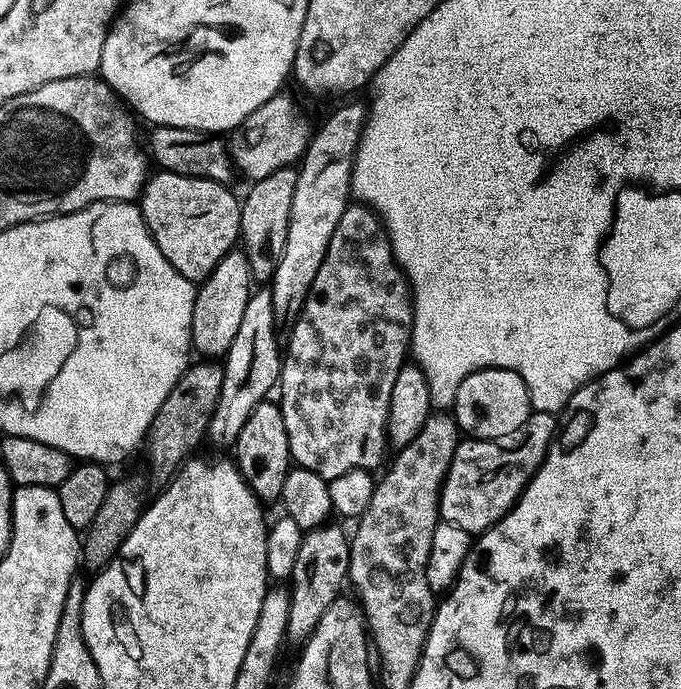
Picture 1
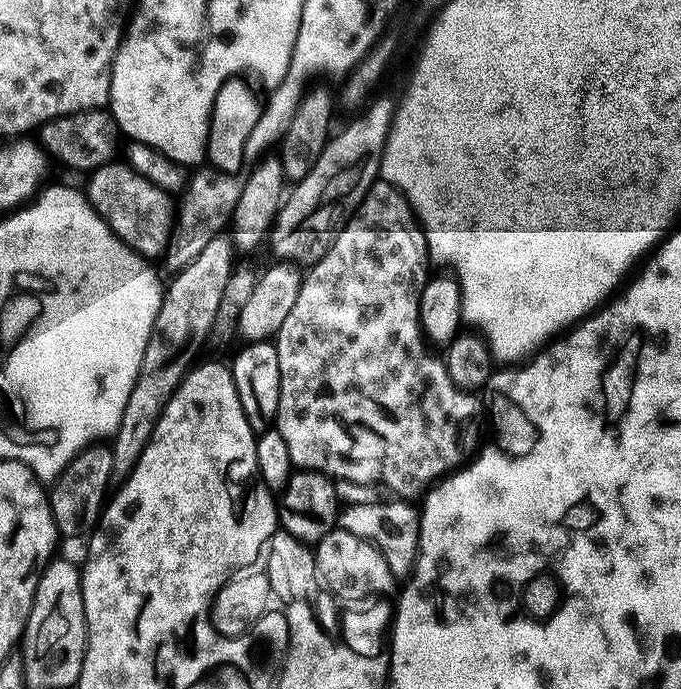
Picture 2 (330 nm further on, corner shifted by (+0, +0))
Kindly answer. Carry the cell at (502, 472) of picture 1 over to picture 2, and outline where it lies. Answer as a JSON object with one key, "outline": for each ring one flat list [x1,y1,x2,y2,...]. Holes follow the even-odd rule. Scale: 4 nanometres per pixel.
{"outline":[[383,178,376,179,364,201,357,206,356,213,337,234,336,241,330,246,328,253,307,269,300,282,298,302,294,302,286,322,282,322,274,337,280,371,280,393,274,427,282,434,286,447,290,449,290,458,297,469,322,472,336,480,349,480,359,484,384,484,397,497,413,498,412,496,416,495,419,497,429,485,446,476,461,463,460,431,464,428,464,420,472,416,471,410,464,408,469,393,454,383,443,359,431,352,433,349,420,325,420,292,429,275,428,243,416,213,408,205,408,199,400,193,399,188,386,183]]}

